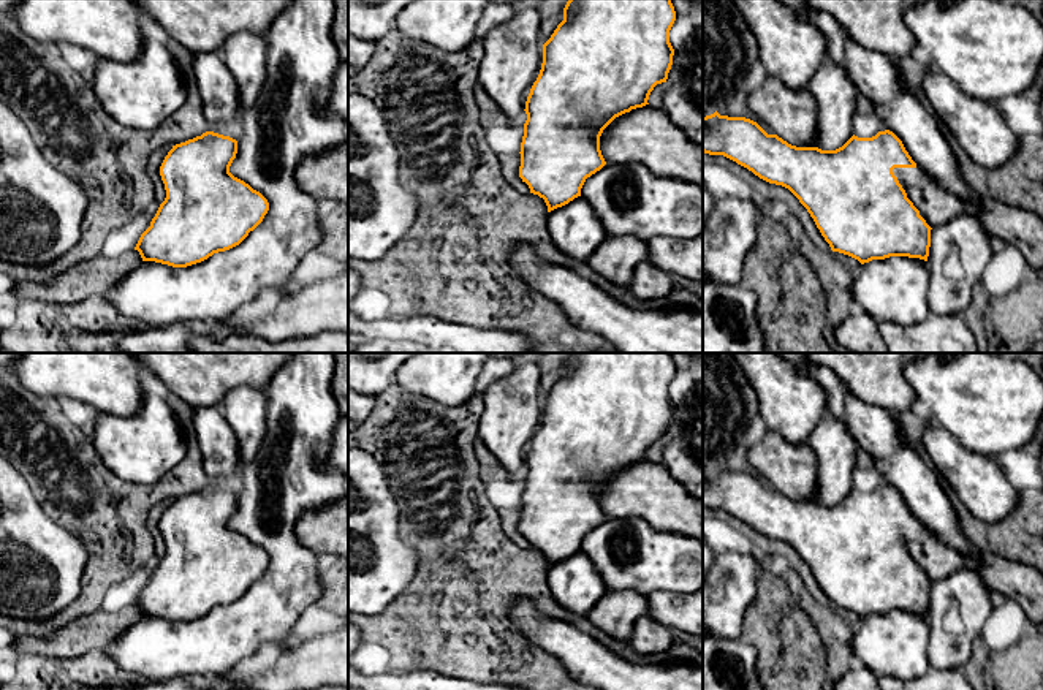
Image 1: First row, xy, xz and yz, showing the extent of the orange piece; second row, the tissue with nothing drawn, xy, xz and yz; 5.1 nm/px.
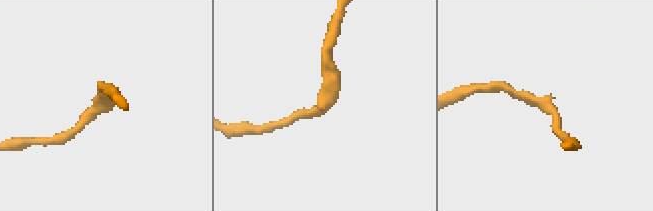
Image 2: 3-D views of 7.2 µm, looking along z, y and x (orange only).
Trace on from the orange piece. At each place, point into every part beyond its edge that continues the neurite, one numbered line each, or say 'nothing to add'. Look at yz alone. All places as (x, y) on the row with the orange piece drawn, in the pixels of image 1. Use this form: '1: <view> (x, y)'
1: yz (1023, 228)

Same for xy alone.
nothing to add

